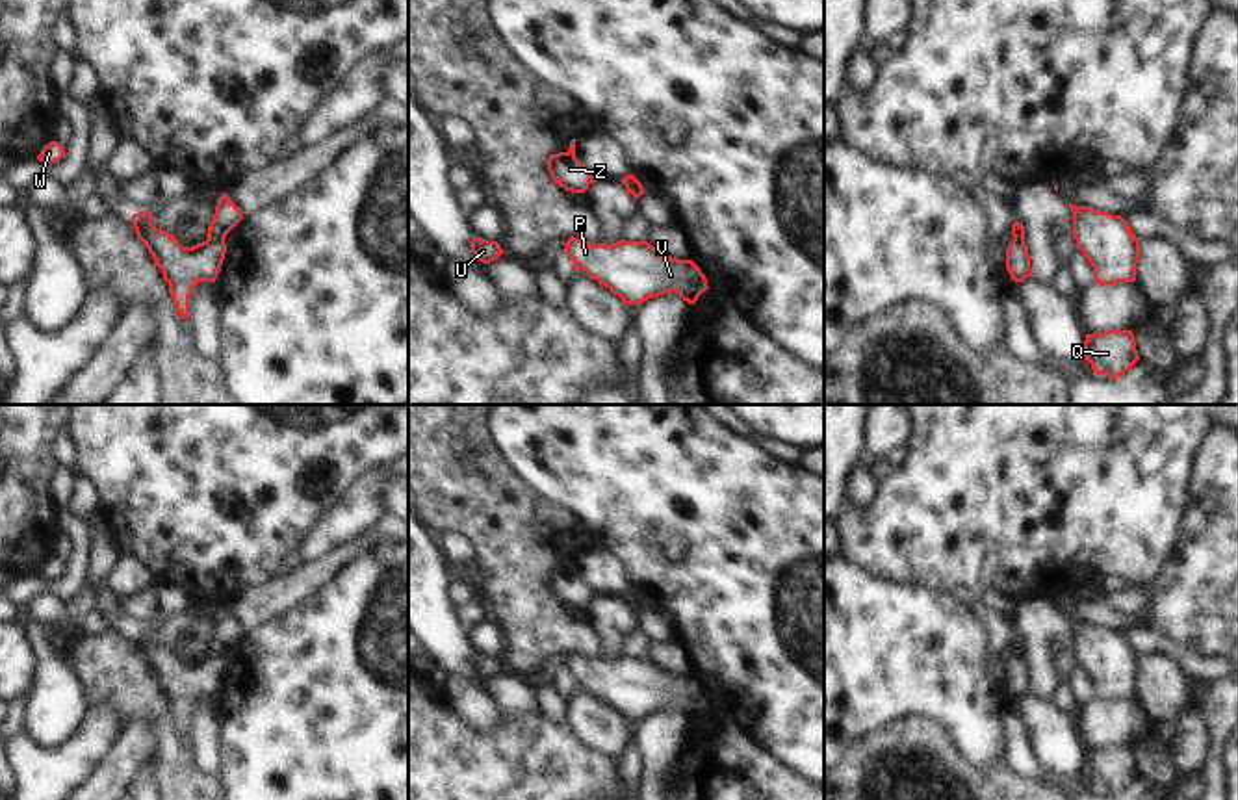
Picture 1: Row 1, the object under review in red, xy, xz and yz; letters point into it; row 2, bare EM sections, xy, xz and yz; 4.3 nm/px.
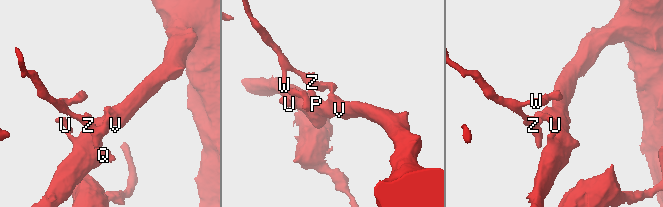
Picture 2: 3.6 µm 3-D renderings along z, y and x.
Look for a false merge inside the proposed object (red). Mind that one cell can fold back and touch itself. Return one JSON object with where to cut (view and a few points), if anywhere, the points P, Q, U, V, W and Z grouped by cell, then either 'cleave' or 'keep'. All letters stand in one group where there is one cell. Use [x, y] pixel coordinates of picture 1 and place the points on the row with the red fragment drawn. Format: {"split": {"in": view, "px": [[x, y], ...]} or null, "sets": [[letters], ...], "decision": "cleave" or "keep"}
{"split": {"in": "xy", "px": [[208, 238], [223, 242]]}, "sets": [["P", "Q", "U", "V"], ["W", "Z"]], "decision": "cleave"}

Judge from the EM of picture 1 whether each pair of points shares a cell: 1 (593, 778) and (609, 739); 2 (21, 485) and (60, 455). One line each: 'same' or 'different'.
1: different
2: different

